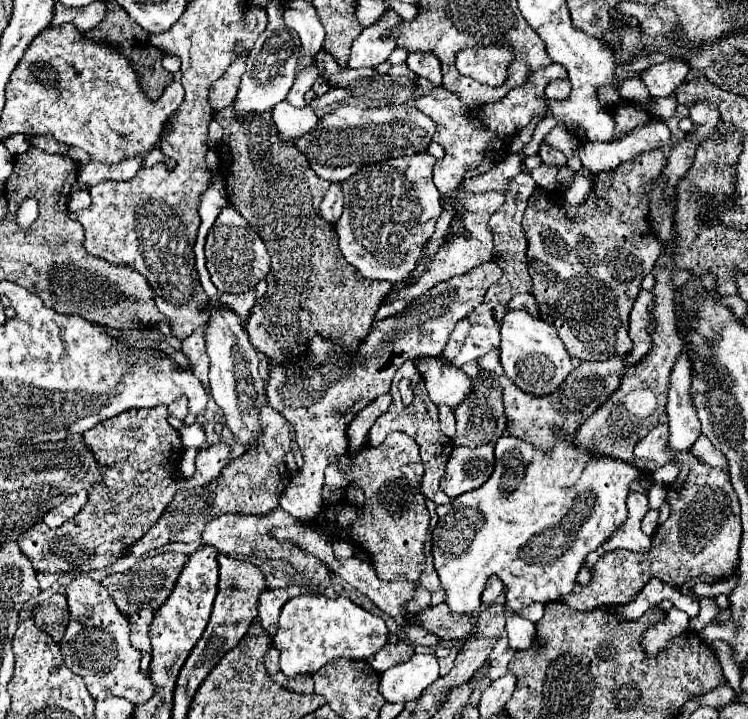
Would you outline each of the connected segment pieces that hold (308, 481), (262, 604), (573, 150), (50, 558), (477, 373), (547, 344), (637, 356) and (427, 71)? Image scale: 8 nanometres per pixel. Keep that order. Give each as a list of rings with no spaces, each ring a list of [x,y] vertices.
[[[494,260],[480,264],[468,274],[454,276],[430,288],[420,298],[412,300],[398,316],[376,322],[364,342],[360,342],[360,356],[352,358],[352,368],[348,364],[348,372],[334,372],[334,358],[340,358],[340,346],[326,342],[322,336],[312,338],[308,344],[308,354],[300,360],[294,360],[288,366],[270,366],[270,380],[266,386],[268,402],[294,426],[296,444],[304,458],[304,466],[291,478],[280,498],[280,508],[298,520],[316,518],[322,504],[324,468],[330,456],[346,454],[346,428],[354,414],[368,406],[376,396],[390,392],[394,372],[404,362],[424,356],[438,356],[444,350],[456,322],[484,300],[484,294],[494,282],[500,280],[500,276],[502,270]]]
[[[288,586],[288,588],[274,588],[274,590],[264,590],[258,600],[258,618],[264,630],[274,636],[278,628],[278,616],[282,606],[298,596],[298,594],[324,594],[322,588],[308,588],[308,586]]]
[[[556,126],[550,134],[546,134],[544,142],[550,144],[550,146],[554,146],[556,150],[560,150],[560,152],[564,152],[564,154],[568,156],[568,166],[570,166],[570,170],[578,172],[578,170],[582,168],[580,158],[578,158],[580,142],[578,142],[578,138],[572,136],[564,126]]]
[[[166,406],[128,410],[124,414],[118,414],[116,418],[104,420],[104,422],[96,424],[92,430],[84,432],[82,434],[84,444],[92,450],[92,454],[100,466],[100,474],[102,474],[102,480],[96,482],[96,486],[92,486],[92,490],[88,490],[88,506],[84,506],[84,510],[80,510],[80,514],[76,514],[76,518],[70,518],[68,522],[64,522],[64,526],[50,528],[44,522],[38,522],[32,526],[32,530],[18,536],[18,546],[20,546],[22,554],[32,562],[36,576],[37,573],[58,572],[53,574],[57,574],[58,583],[65,586],[64,596],[66,596],[66,586],[81,572],[87,572],[88,575],[90,570],[112,566],[124,554],[124,548],[128,548],[132,542],[142,538],[144,532],[156,524],[156,520],[166,510],[166,506],[170,504],[172,496],[178,490],[202,488],[202,486],[194,484],[192,477],[180,480],[176,476],[176,472],[180,470],[182,456],[184,456],[184,446],[182,446],[180,434],[166,422],[166,416],[168,416]]]
[[[468,362],[462,366],[462,372],[472,378],[472,394],[454,410],[456,414],[456,446],[482,446],[482,444],[496,444],[500,436],[504,436],[506,430],[506,414],[504,414],[504,394],[496,386],[496,380],[492,374],[482,372],[476,362]]]
[[[526,310],[506,312],[500,326],[500,338],[500,362],[506,376],[520,390],[532,396],[554,394],[554,390],[558,390],[564,378],[568,378],[568,374],[574,370],[574,364],[556,330],[552,330],[552,326],[548,326],[544,320],[530,316]]]
[[[640,290],[634,308],[630,312],[630,338],[634,342],[632,352],[626,358],[626,368],[636,366],[644,360],[644,356],[652,348],[652,332],[654,332],[654,294],[652,290]]]
[[[412,52],[406,58],[406,66],[418,74],[430,80],[432,84],[442,82],[442,72],[440,72],[440,60],[434,54],[424,54],[424,52]]]

